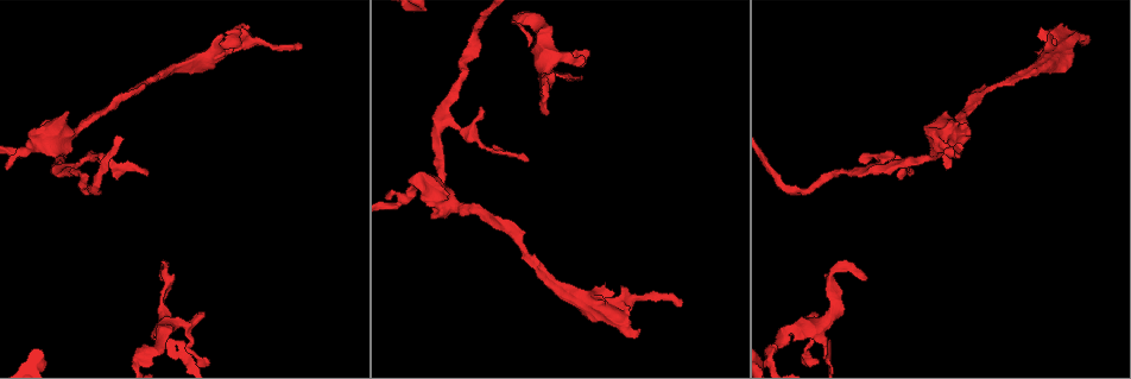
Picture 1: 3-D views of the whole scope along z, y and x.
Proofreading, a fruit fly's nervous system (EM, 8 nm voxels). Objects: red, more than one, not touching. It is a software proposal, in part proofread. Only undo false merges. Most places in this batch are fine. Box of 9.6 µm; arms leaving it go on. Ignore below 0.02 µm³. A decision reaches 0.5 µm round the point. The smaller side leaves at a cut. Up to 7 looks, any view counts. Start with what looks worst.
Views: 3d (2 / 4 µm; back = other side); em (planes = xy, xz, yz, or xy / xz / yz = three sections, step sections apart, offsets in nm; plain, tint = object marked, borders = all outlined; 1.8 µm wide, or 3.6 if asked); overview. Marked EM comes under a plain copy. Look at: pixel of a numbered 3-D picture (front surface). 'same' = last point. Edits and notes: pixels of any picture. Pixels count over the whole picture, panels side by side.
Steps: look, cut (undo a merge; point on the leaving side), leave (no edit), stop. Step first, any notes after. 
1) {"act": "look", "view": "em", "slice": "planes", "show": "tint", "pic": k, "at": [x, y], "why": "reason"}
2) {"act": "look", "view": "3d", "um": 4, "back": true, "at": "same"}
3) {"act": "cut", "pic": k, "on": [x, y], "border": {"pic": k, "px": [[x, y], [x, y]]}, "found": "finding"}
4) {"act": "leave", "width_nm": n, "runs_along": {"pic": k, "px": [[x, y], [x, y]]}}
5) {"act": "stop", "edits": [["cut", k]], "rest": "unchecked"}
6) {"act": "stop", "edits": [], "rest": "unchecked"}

{"act": "look", "view": "3d", "um": 4, "pic": 1, "at": [166, 323], "why": "thin arm on a thick one"}

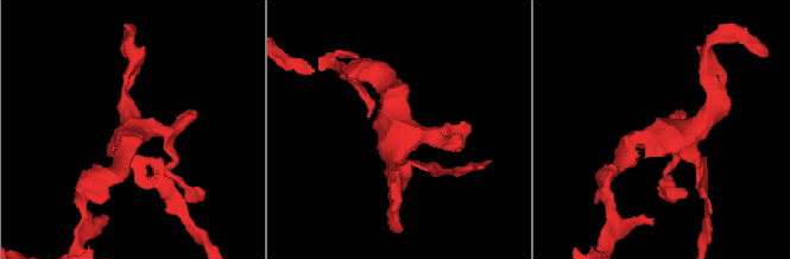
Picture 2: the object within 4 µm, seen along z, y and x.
{"act": "look", "view": "em", "slice": "planes", "show": "tint", "pic": 2, "at": [667, 136], "arms": 4}

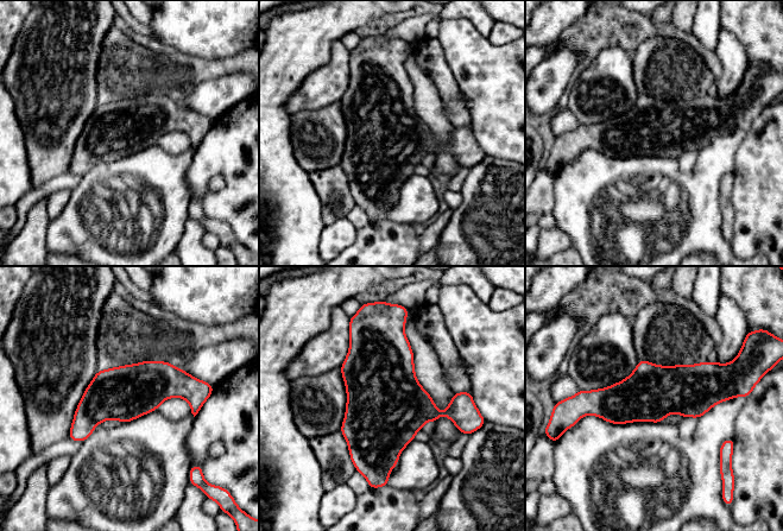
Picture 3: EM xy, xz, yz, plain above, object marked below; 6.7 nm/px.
{"act": "leave", "runs_along": {"pic": 3, "px": [[587, 393], [730, 394]]}, "found": "continuous, no second neuron"}

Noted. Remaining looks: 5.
{"act": "look", "view": "em", "um": 3.6, "slice": "yz", "step": 8, "show": "tint", "pic": 1, "at": [1062, 35], "why": "thick turns thin"}

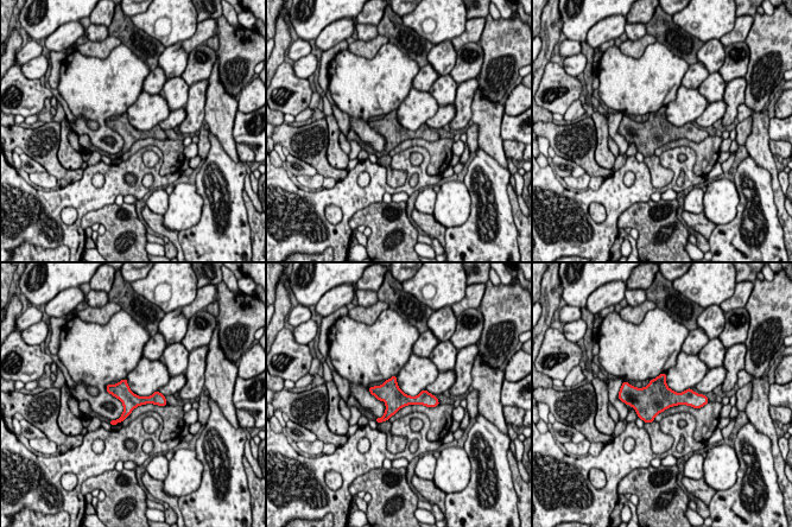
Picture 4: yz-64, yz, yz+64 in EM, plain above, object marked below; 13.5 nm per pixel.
{"act": "leave", "found": "all the same neuron"}

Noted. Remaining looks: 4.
{"act": "look", "view": "3d", "um": 2, "pic": 1, "at": [63, 170], "why": "two arms in line, one across"}

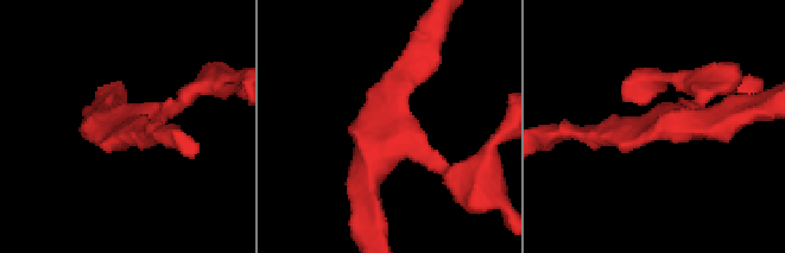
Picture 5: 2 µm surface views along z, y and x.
{"act": "look", "view": "em", "slice": "planes", "show": "tint", "pic": 5, "at": [664, 119], "why": "now the EM"}

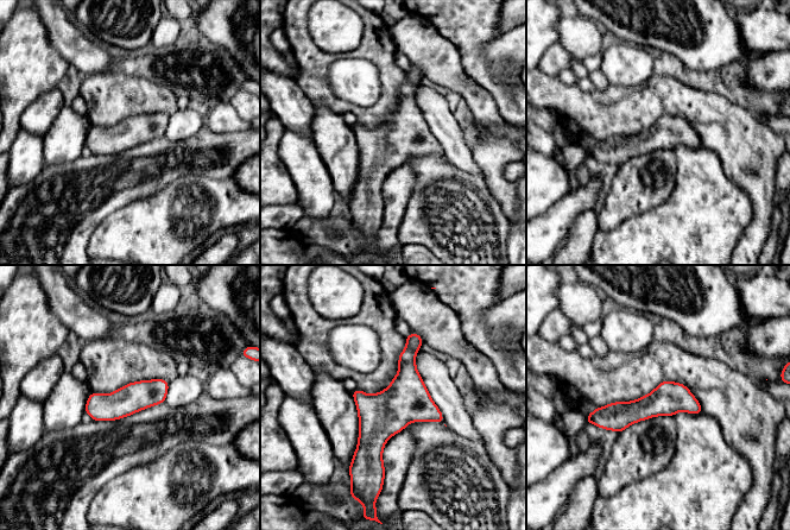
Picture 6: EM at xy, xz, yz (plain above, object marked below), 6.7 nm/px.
{"act": "leave", "runs_along": {"pic": 6, "px": [[414, 335], [408, 393], [375, 426], [380, 468]]}, "found": "all the same neuron"}

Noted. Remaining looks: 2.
{"act": "stop", "edits": [], "rest": "unchecked"}

